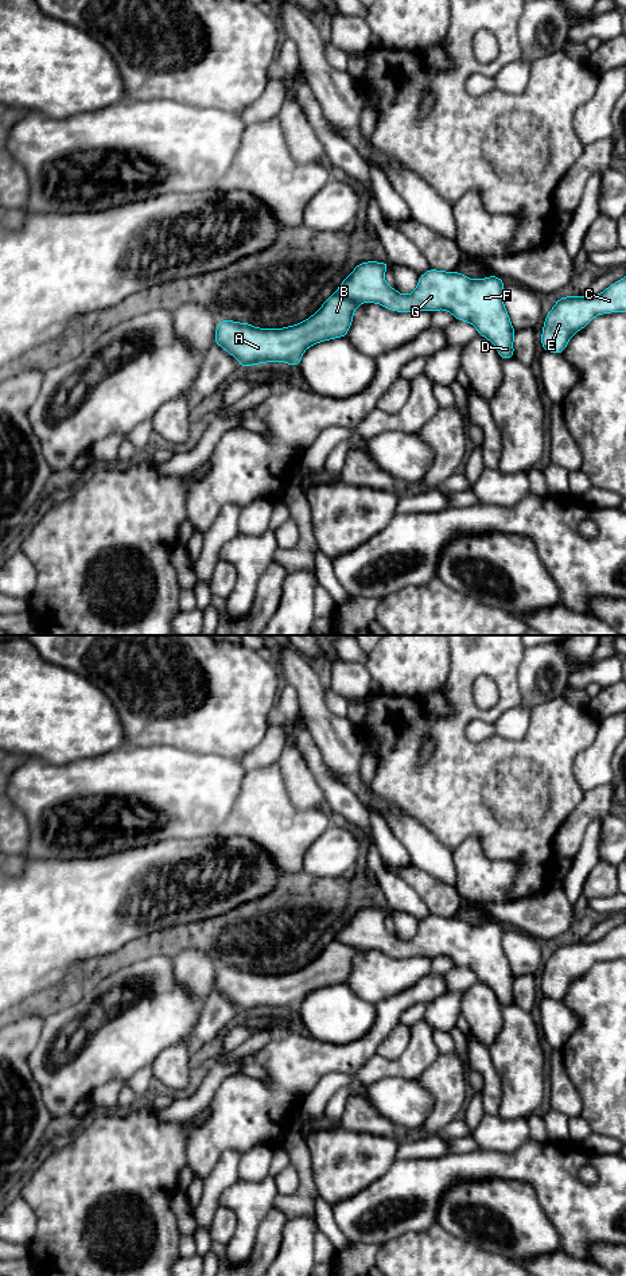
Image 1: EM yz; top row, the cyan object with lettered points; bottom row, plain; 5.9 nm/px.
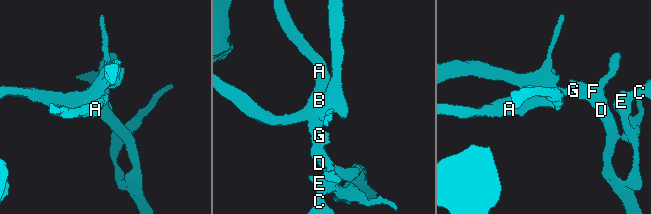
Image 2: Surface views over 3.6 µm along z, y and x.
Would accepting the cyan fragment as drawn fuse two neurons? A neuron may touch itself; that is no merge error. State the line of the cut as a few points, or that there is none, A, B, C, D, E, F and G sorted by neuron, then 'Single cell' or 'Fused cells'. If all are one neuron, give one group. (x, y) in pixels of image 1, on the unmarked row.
No split. Groups: A B C D E F G. Single cell

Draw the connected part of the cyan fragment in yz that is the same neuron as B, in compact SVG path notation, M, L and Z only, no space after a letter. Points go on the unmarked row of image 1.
M365 907L357 910L350 921L346 921L335 940L326 945L322 953L308 965L283 974L258 974L250 969L234 966L218 966L214 989L233 1001L242 1015L257 1009L285 1008L298 1014L304 997L312 991L334 984L346 984L353 961L361 949L376 949L390 957L412 958L446 956L455 966L471 969L479 981L489 985L497 995L499 1005L513 1005L513 987L516 977L509 960L503 952L502 940L505 927L498 922L473 926L458 917L446 918L429 914L419 922L416 935L409 941L401 941L394 933L385 929L385 917L390 913L389 907Z

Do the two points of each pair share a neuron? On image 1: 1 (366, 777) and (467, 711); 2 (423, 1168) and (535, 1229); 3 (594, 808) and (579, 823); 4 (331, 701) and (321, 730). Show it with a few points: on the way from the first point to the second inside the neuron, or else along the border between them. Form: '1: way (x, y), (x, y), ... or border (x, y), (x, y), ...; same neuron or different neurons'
1: border (366, 740), (378, 755), (372, 788); different neurons
2: border (485, 1179), (465, 1179), (451, 1186), (436, 1213); different neurons
3: way (590, 812), (583, 819); same neuron
4: border (323, 689), (326, 705), (334, 714), (345, 716); different neurons

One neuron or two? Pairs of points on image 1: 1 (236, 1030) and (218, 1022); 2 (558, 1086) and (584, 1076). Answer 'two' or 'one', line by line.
1: two
2: two

